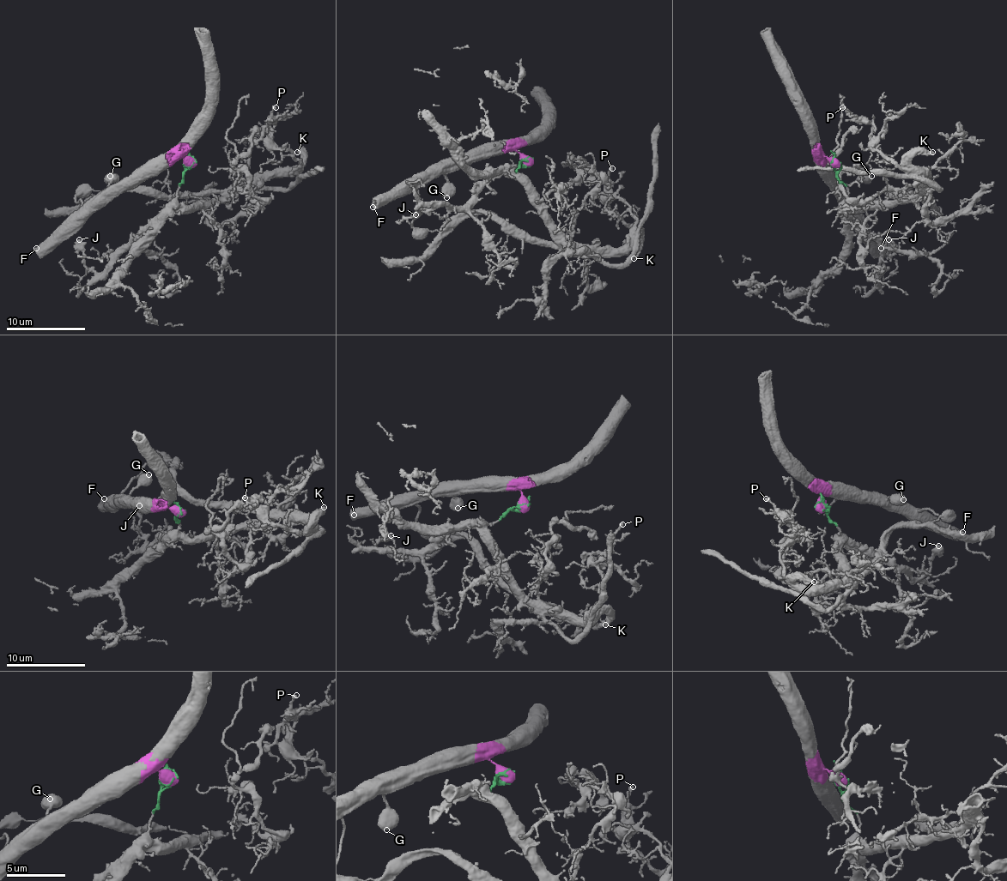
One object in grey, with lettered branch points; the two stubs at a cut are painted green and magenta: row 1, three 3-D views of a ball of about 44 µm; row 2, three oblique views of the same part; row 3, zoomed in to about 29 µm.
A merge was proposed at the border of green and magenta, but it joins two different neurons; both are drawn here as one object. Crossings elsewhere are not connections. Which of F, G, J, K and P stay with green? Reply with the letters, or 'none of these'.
J, K, P

